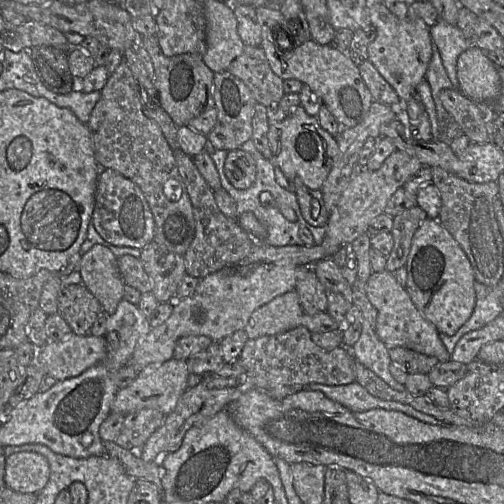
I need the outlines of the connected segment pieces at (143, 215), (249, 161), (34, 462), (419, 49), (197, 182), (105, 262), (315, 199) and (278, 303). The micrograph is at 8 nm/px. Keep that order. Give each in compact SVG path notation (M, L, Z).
M109 168L99 173L91 222L97 233L115 246L141 250L155 235L154 217L142 190L132 180Z
M231 150L224 163L224 172L235 188L244 190L255 181L256 163L253 156L245 150Z
M16 452L6 457L5 485L17 492L38 494L46 485L49 474L47 459L37 452Z
M375 3L369 9L371 24L376 30L375 39L368 45L368 61L392 86L402 101L407 101L416 91L432 58L432 39L427 24L421 19L400 20L383 3Z
M180 148L174 150L174 157L190 197L196 221L194 239L184 254L186 273L201 279L246 257L256 244L256 240L238 224L236 219L229 218L220 211L214 191L199 172L193 158Z
M95 244L89 251L82 254L79 270L81 282L98 299L102 306L102 313L113 314L124 297L126 285L118 269L117 257L105 246Z
M299 179L292 181L301 213L304 219L313 226L326 226L330 211L326 208L321 190L312 190Z
M292 290L256 309L244 331L249 339L280 334L302 325L303 315L299 296Z

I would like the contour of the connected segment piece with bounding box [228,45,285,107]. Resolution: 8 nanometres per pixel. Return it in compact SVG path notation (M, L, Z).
M245 45L243 53L231 62L228 71L242 80L252 92L255 100L266 107L277 104L285 94L283 80L273 72L260 46Z

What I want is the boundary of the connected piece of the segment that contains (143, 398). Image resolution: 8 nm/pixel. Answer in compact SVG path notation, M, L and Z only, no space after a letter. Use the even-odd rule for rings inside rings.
M173 357L163 363L150 364L140 371L131 384L117 392L111 412L126 416L131 412L149 408L167 415L177 406L179 399L188 389L189 375L188 364L185 360Z

